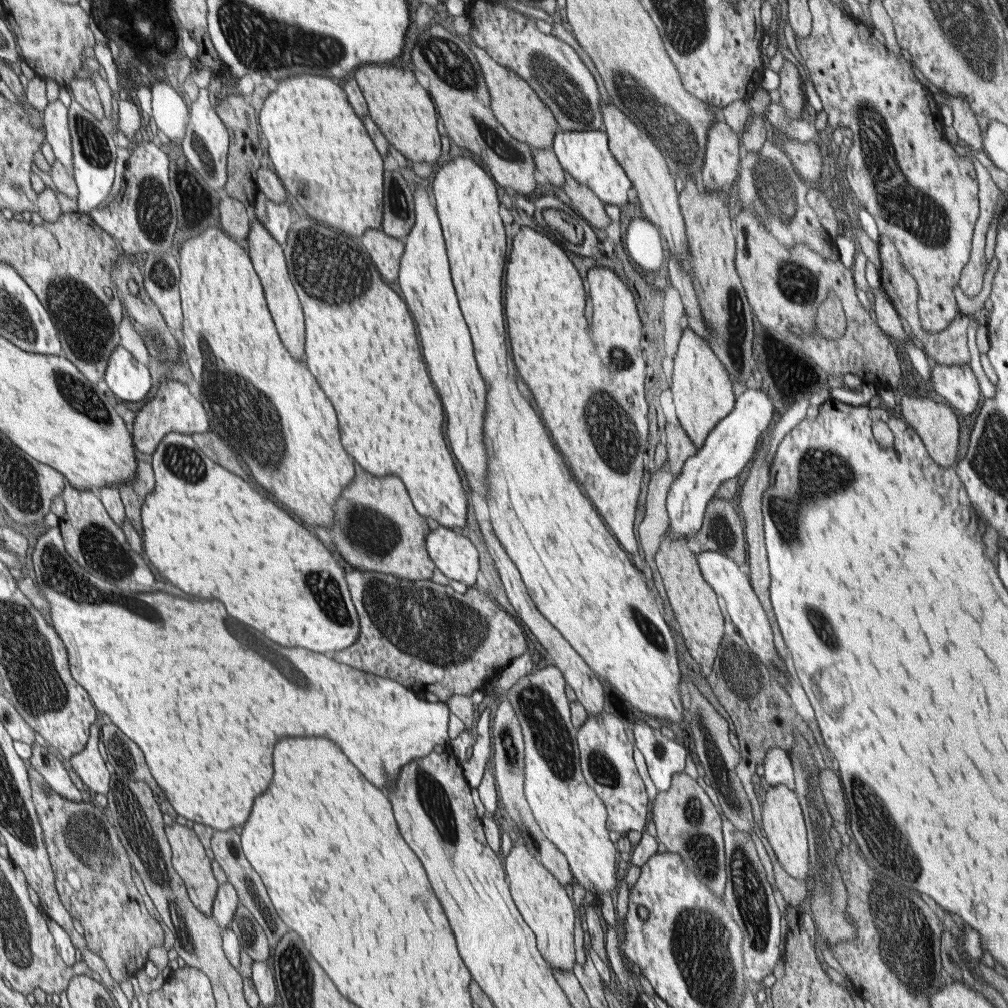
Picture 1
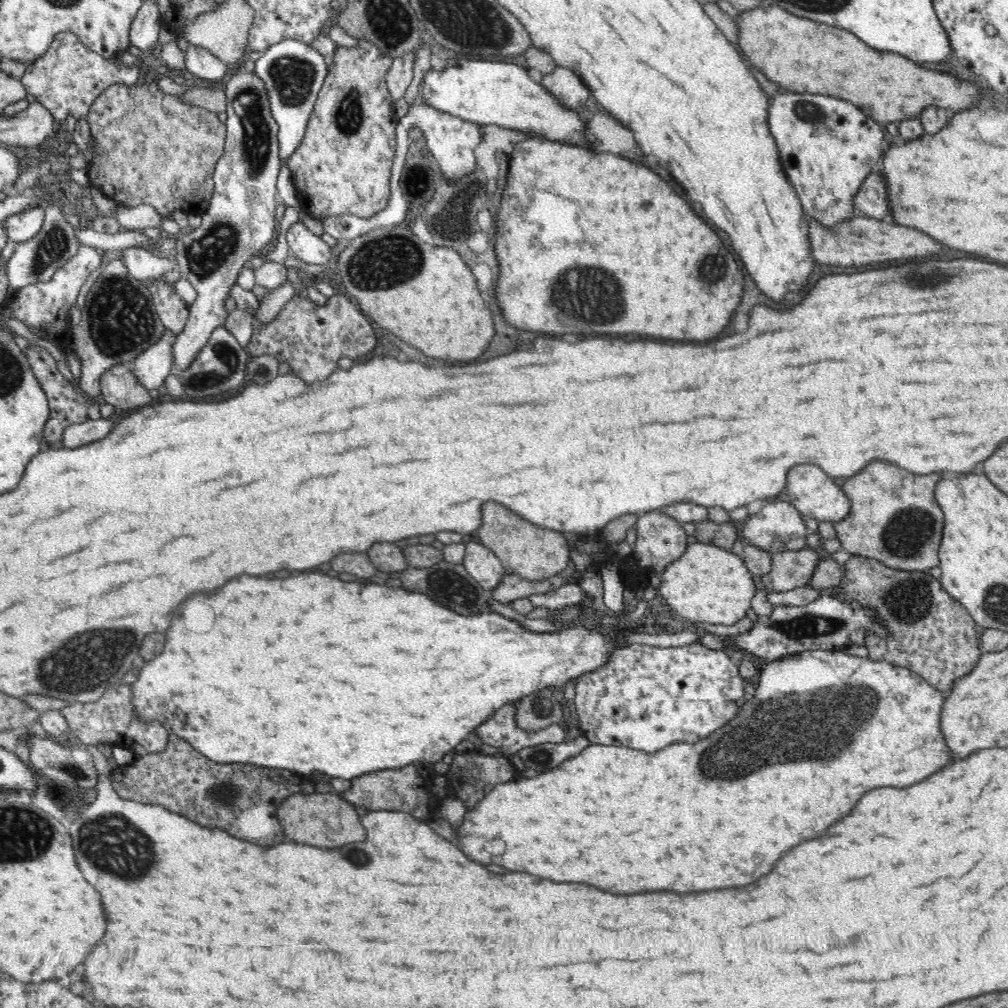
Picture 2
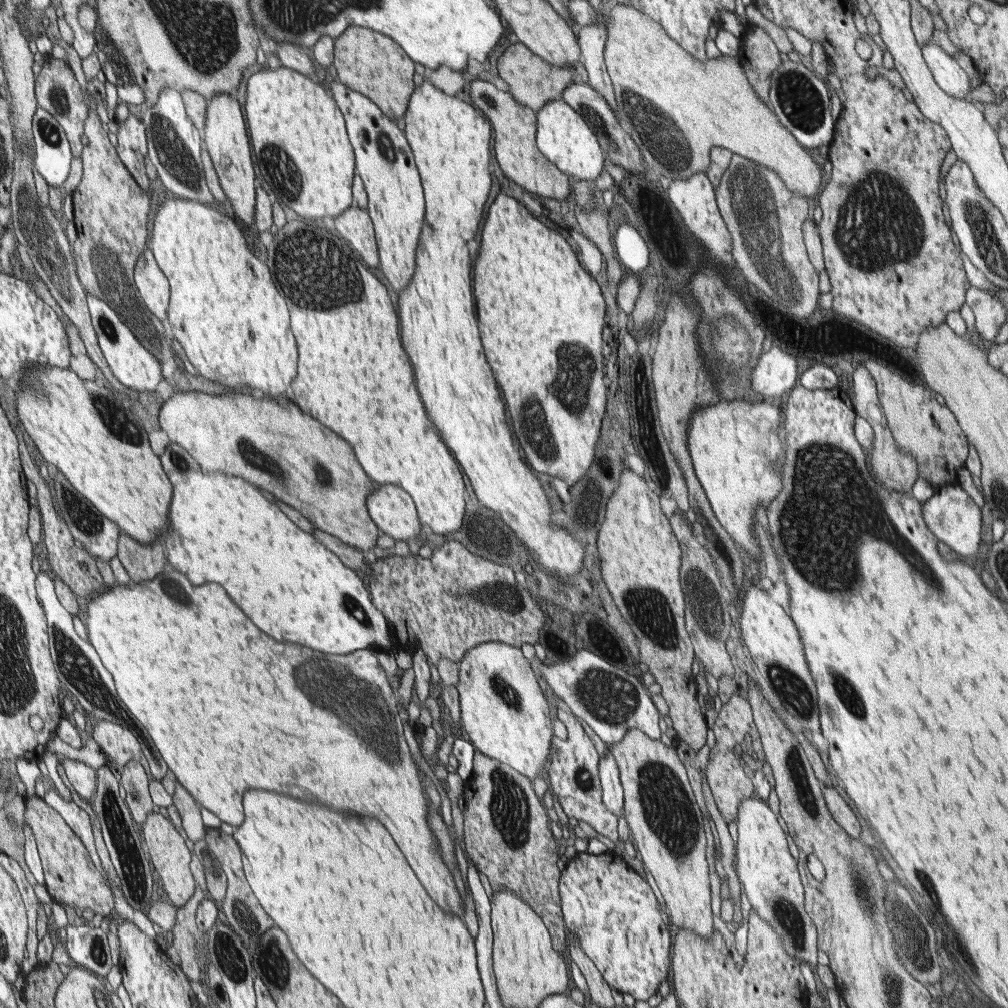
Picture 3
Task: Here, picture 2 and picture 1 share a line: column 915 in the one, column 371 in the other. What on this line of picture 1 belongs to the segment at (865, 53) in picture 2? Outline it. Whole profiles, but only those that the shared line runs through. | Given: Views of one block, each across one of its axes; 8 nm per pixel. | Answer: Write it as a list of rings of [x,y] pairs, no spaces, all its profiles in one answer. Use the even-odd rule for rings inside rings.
[[[365,62],[359,64],[359,68],[355,70],[355,82],[367,102],[367,110],[371,120],[377,124],[379,132],[385,136],[385,140],[395,146],[395,150],[399,150],[405,160],[409,162],[429,162],[435,164],[441,146],[439,146],[439,134],[435,130],[435,110],[433,104],[427,96],[427,92],[417,84],[417,80],[413,78],[413,74],[409,70],[399,68],[399,64],[395,64],[397,68],[385,68],[385,64],[377,64],[377,62]]]

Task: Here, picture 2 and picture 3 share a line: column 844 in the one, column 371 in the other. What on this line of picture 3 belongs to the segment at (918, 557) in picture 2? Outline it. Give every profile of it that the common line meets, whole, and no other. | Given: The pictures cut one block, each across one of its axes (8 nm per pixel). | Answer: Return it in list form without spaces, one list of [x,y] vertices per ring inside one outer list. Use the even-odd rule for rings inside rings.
[[[181,390],[165,398],[159,410],[159,426],[161,432],[167,434],[171,444],[183,446],[199,462],[203,472],[247,478],[249,482],[255,482],[263,490],[271,492],[275,498],[279,496],[281,502],[301,512],[315,526],[315,530],[327,532],[339,542],[349,544],[365,552],[367,556],[371,554],[379,532],[367,510],[367,498],[371,492],[379,490],[381,484],[363,470],[359,458],[355,456],[355,450],[345,444],[345,440],[341,440],[335,432],[323,428],[311,416],[303,414],[285,396],[277,400],[257,400],[255,396],[247,394],[235,396],[227,392],[223,396],[207,396],[201,392]]]

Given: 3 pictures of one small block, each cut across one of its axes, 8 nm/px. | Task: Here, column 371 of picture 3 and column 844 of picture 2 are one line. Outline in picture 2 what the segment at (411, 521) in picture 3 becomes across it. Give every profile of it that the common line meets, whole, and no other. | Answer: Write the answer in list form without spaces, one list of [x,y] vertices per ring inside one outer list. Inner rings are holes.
[[[812,464],[794,466],[786,474],[786,494],[790,496],[792,506],[796,506],[802,516],[814,518],[818,522],[832,522],[832,524],[836,524],[836,522],[842,522],[850,514],[850,498],[834,482],[834,478],[828,476],[820,466],[812,466]]]

